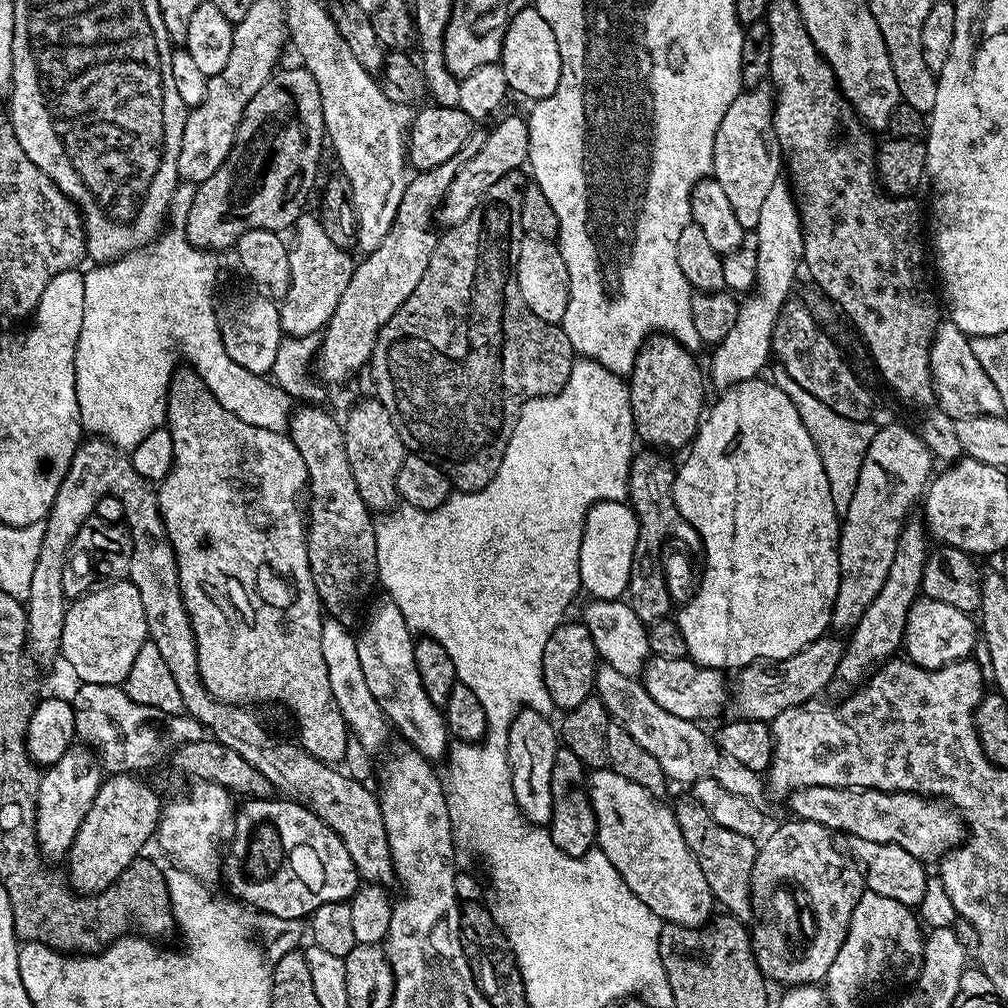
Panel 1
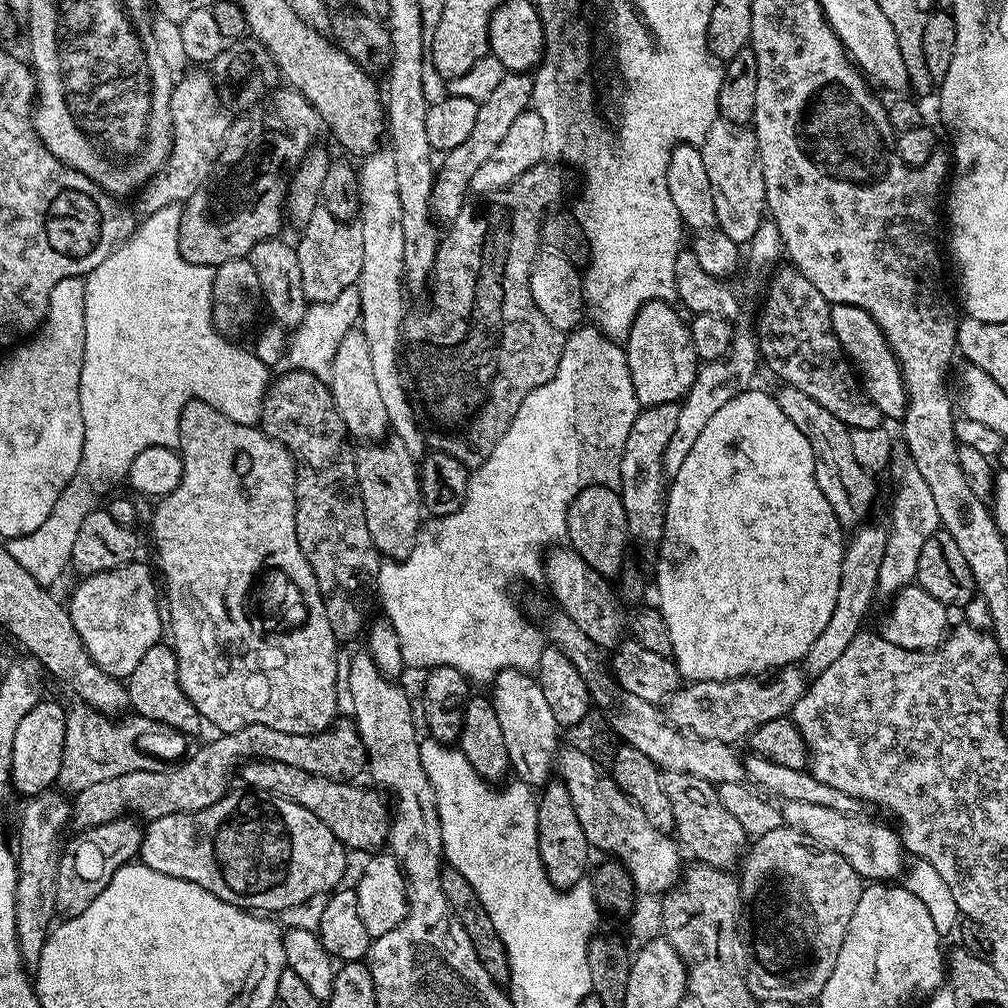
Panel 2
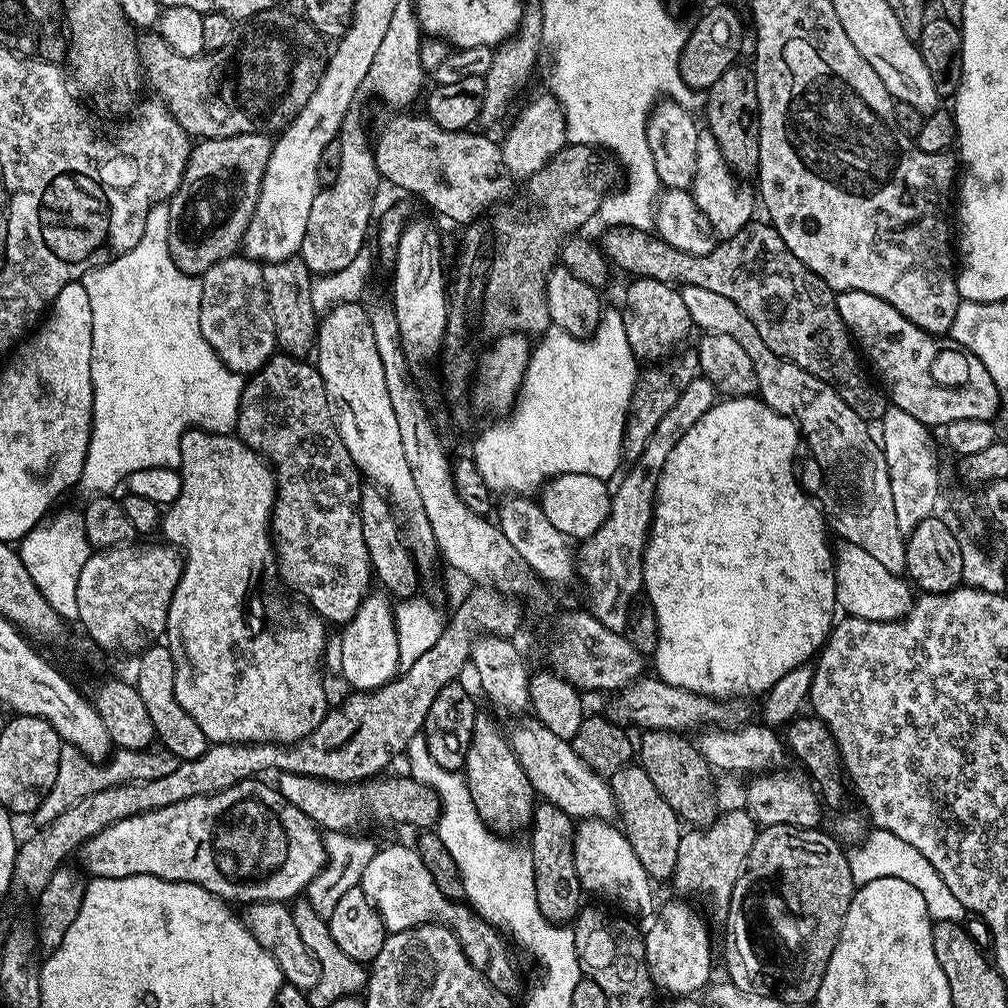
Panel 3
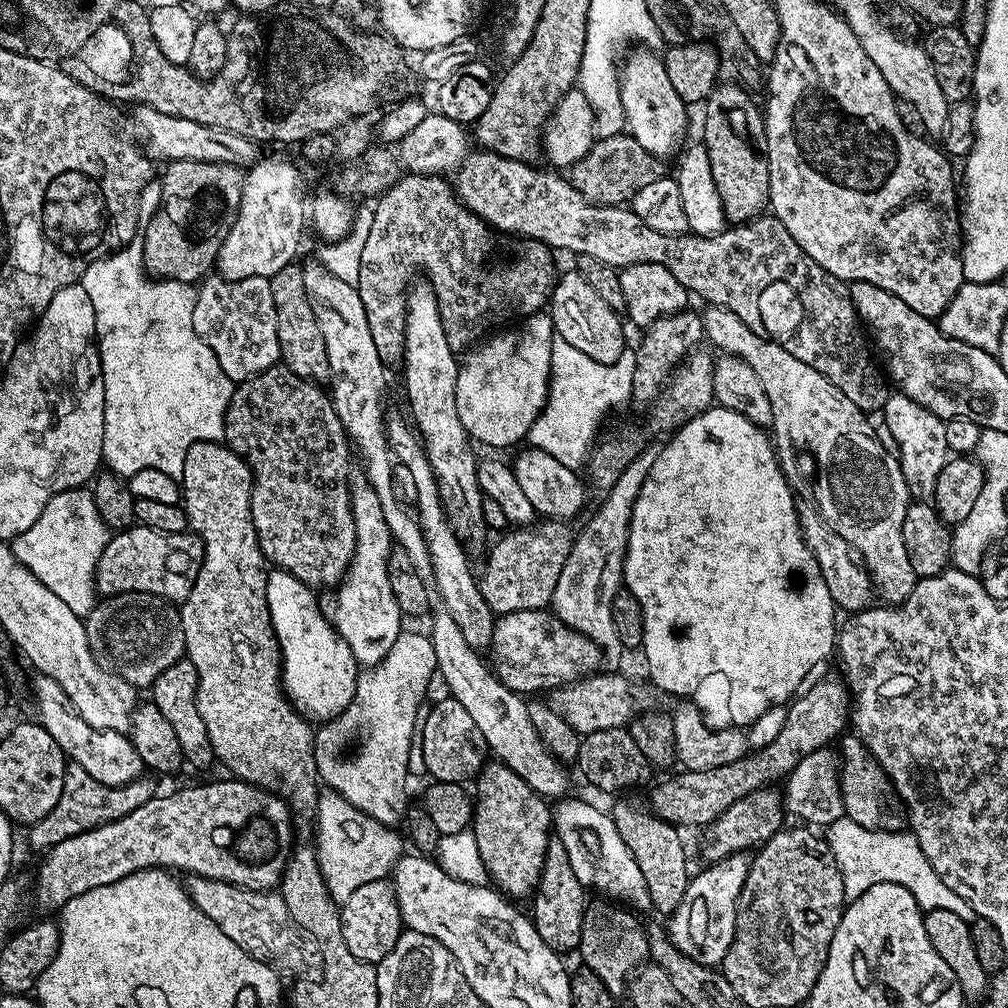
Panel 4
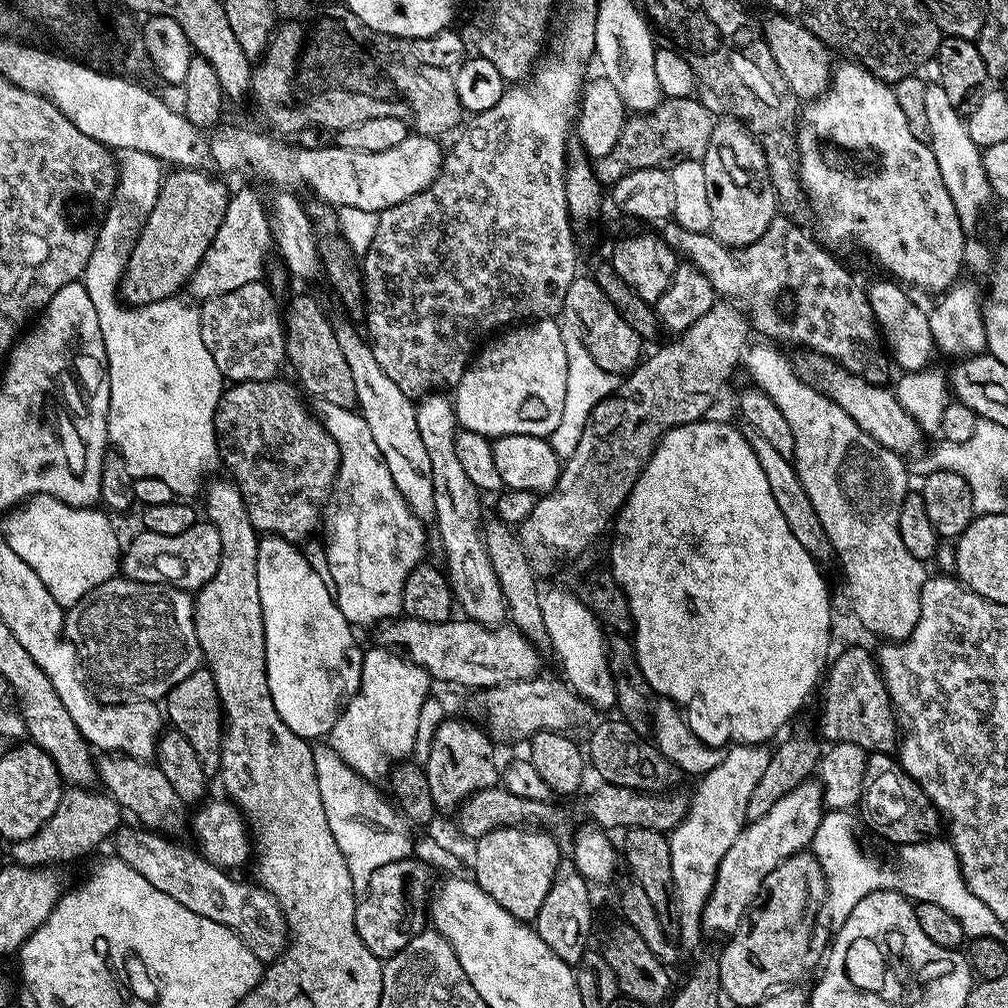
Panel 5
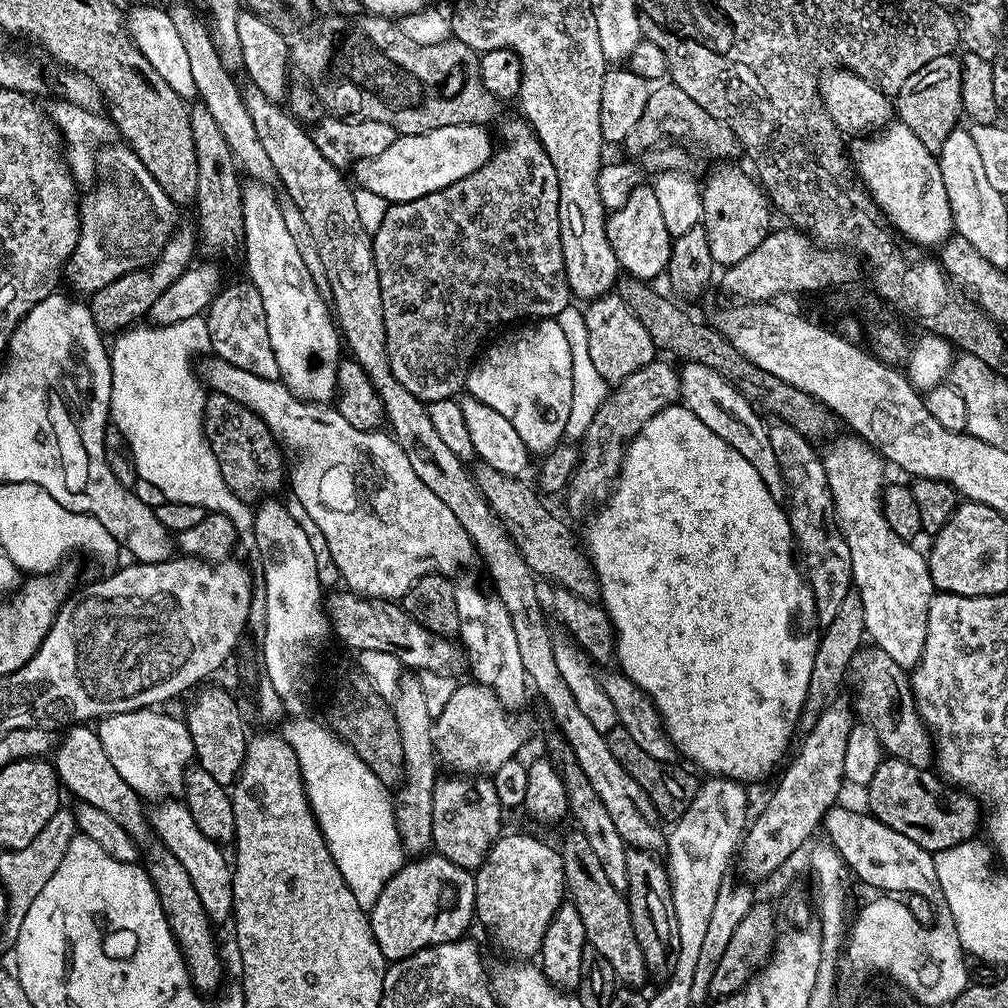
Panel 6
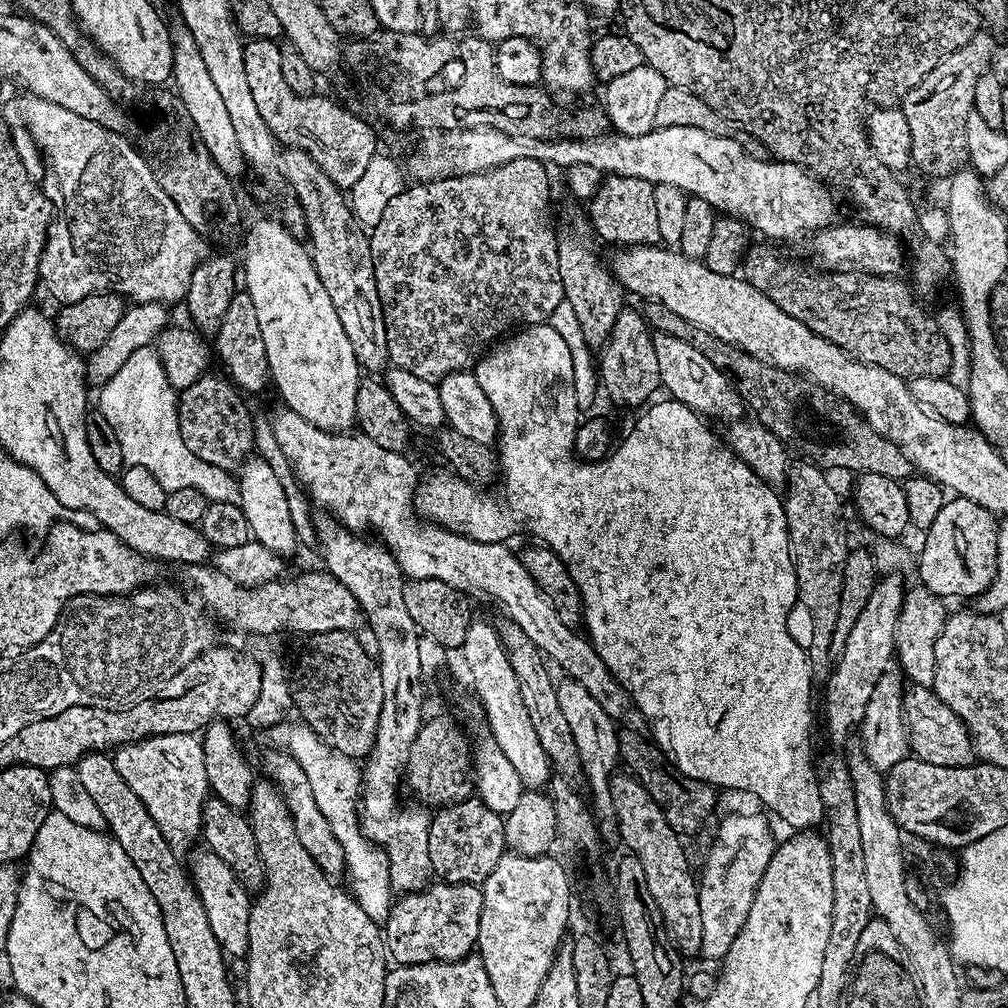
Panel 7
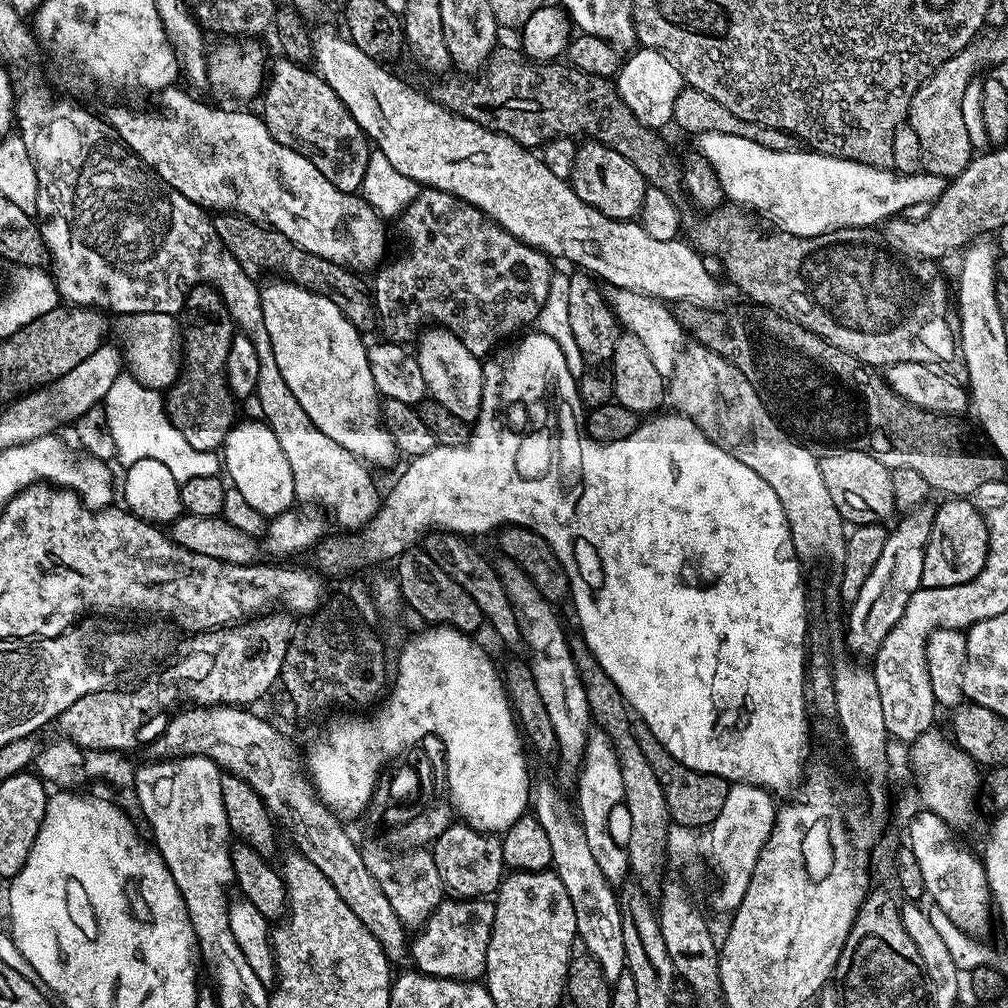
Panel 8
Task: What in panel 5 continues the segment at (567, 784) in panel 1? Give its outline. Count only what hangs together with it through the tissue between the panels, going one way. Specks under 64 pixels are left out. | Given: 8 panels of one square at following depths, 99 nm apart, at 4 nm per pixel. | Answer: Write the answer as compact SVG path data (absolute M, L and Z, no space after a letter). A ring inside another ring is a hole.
M561 859L558 870L554 874L554 882L550 882L550 894L546 894L546 902L542 902L542 910L538 910L534 921L536 933L550 946L550 950L562 958L562 962L575 966L589 951L588 939L592 936L592 896L588 893L589 881L578 870L575 859Z

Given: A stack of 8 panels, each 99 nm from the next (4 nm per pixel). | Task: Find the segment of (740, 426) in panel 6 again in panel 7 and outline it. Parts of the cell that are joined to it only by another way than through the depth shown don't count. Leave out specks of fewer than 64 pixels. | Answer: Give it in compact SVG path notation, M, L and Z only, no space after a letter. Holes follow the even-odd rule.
M656 332L652 337L654 354L658 356L661 385L669 388L671 395L687 408L692 408L705 418L721 416L724 422L741 419L742 401L731 380L719 368L715 368L690 342L670 334Z

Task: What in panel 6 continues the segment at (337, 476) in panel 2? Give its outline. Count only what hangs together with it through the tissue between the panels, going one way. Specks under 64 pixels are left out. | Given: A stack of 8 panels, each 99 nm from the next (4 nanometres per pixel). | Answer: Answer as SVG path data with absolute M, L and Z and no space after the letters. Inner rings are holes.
M217 392L205 395L204 438L210 450L214 450L214 458L218 458L226 486L238 494L242 502L256 506L276 494L283 480L285 483L285 453L270 434L266 422L262 422L262 418L258 418L258 414L246 406L234 402L234 398L226 398L226 394Z

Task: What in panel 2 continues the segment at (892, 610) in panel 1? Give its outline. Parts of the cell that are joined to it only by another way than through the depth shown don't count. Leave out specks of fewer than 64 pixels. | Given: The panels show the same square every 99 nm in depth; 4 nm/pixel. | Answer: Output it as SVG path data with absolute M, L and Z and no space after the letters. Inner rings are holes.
M900 450L890 461L891 471L896 471L896 497L892 500L892 528L887 529L888 541L884 547L882 566L878 570L877 593L895 594L913 583L918 570L918 558L922 558L922 546L926 546L926 538L941 531L938 509L930 494L930 486L922 482L922 474L918 466L914 466L907 451Z

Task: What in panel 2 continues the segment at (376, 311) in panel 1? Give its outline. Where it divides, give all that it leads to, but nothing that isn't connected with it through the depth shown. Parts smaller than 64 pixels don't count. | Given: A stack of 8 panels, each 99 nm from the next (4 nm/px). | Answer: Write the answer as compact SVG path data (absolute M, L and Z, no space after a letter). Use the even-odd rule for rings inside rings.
M508 72L502 78L502 82L491 91L490 96L479 103L478 119L474 122L474 130L470 130L470 138L466 138L466 142L462 142L462 146L447 153L443 157L444 165L441 168L439 165L438 171L435 173L430 205L433 213L455 214L464 209L466 203L464 195L469 195L474 170L478 170L478 166L482 166L482 162L486 162L486 158L490 158L490 154L494 154L494 150L498 150L498 142L502 142L502 138L506 138L506 133L510 131L510 125L518 119L518 114L529 111L532 104L532 82L533 77L529 73Z

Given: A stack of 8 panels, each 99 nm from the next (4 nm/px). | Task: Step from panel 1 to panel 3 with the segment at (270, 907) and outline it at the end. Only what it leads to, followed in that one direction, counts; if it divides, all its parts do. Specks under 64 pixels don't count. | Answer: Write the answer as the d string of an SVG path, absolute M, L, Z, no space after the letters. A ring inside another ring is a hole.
M253 778L243 780L234 786L230 786L221 792L215 792L209 796L195 796L186 798L182 802L174 802L170 806L162 806L162 810L150 810L142 814L134 814L130 818L122 818L122 822L114 822L114 826L106 826L94 838L90 838L79 849L79 863L83 871L92 878L155 878L158 880L181 880L190 882L197 888L204 888L208 895L215 896L221 901L229 902L233 900L239 906L250 904L261 904L262 902L292 902L297 899L307 889L308 884L315 876L322 871L327 862L327 851L324 848L324 836L321 829L317 828L315 822L306 818L298 806L290 806L286 798L282 798L279 787L263 784L263 779Z

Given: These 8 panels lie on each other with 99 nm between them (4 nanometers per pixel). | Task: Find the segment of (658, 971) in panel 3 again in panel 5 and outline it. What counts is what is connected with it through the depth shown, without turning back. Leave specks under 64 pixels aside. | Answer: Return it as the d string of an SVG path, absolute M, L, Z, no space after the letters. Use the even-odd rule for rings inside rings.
M809 778L790 790L790 794L778 798L778 802L774 802L774 806L770 808L770 814L751 821L738 834L738 838L734 838L734 846L726 850L726 858L722 858L718 866L710 898L704 907L703 931L735 933L741 927L740 919L743 918L744 911L745 916L749 911L748 903L756 895L761 895L764 880L770 870L811 845L814 830L818 830L818 822L822 822L825 811L824 789L819 779Z

